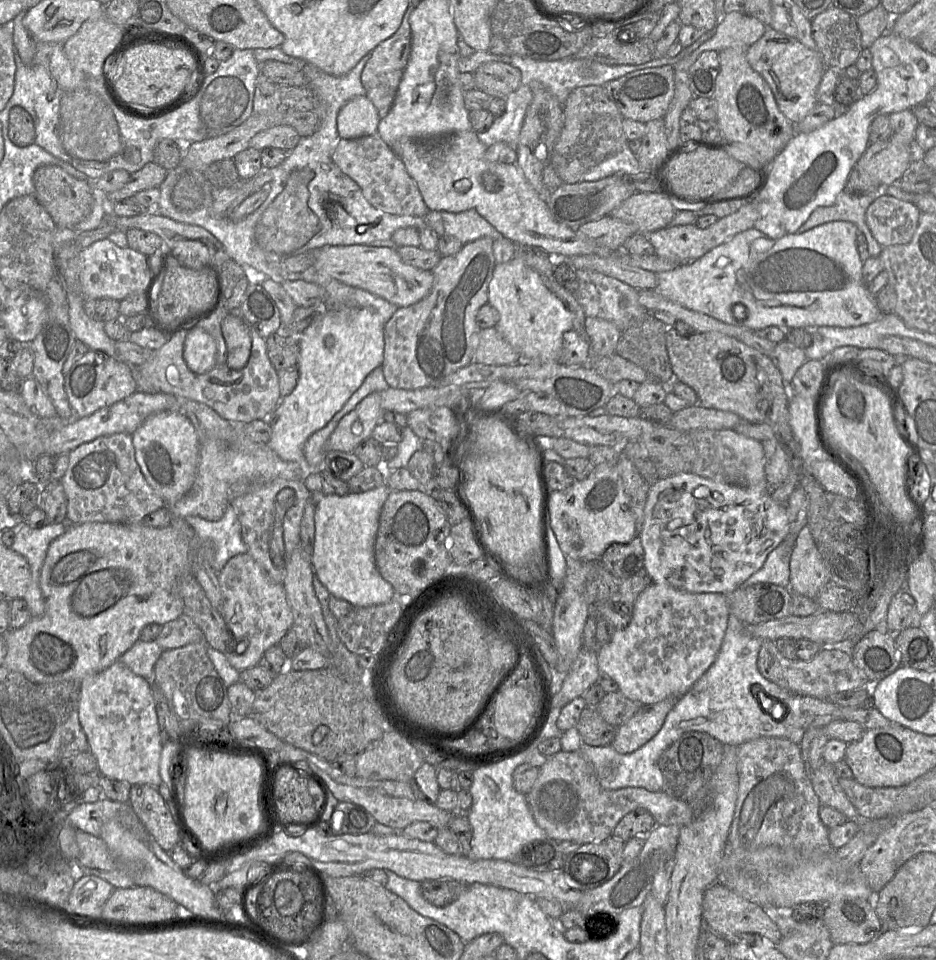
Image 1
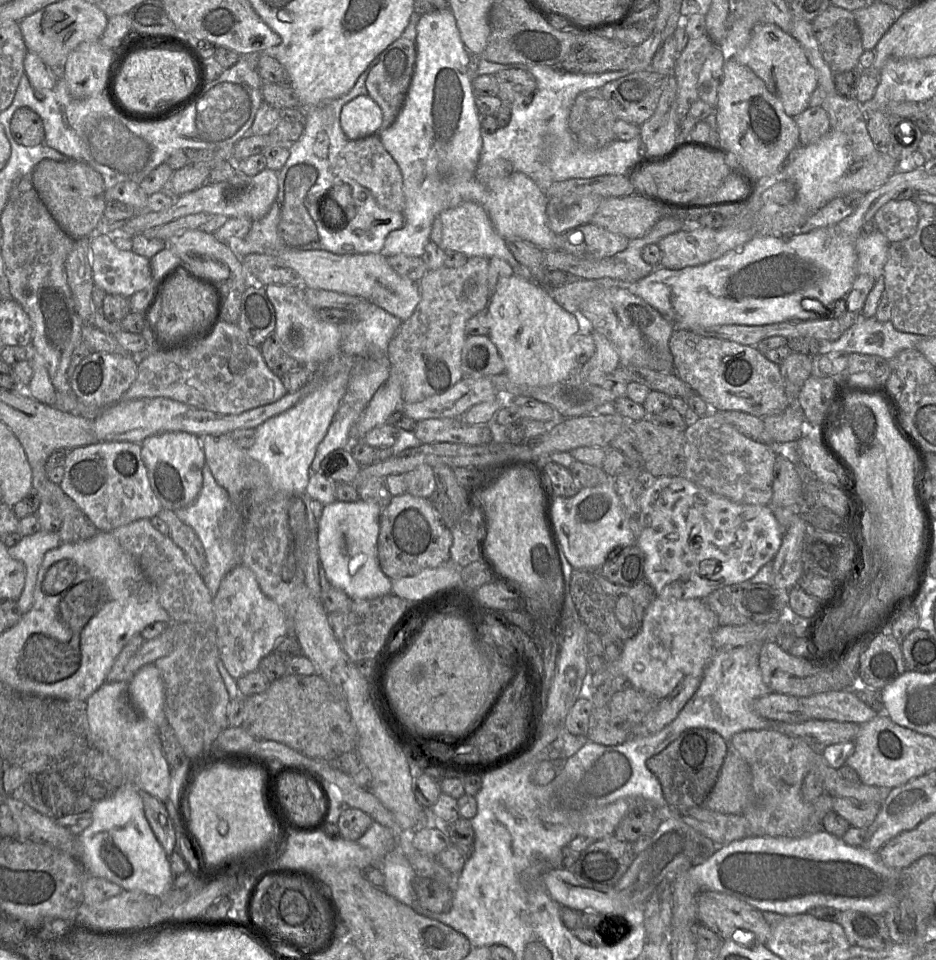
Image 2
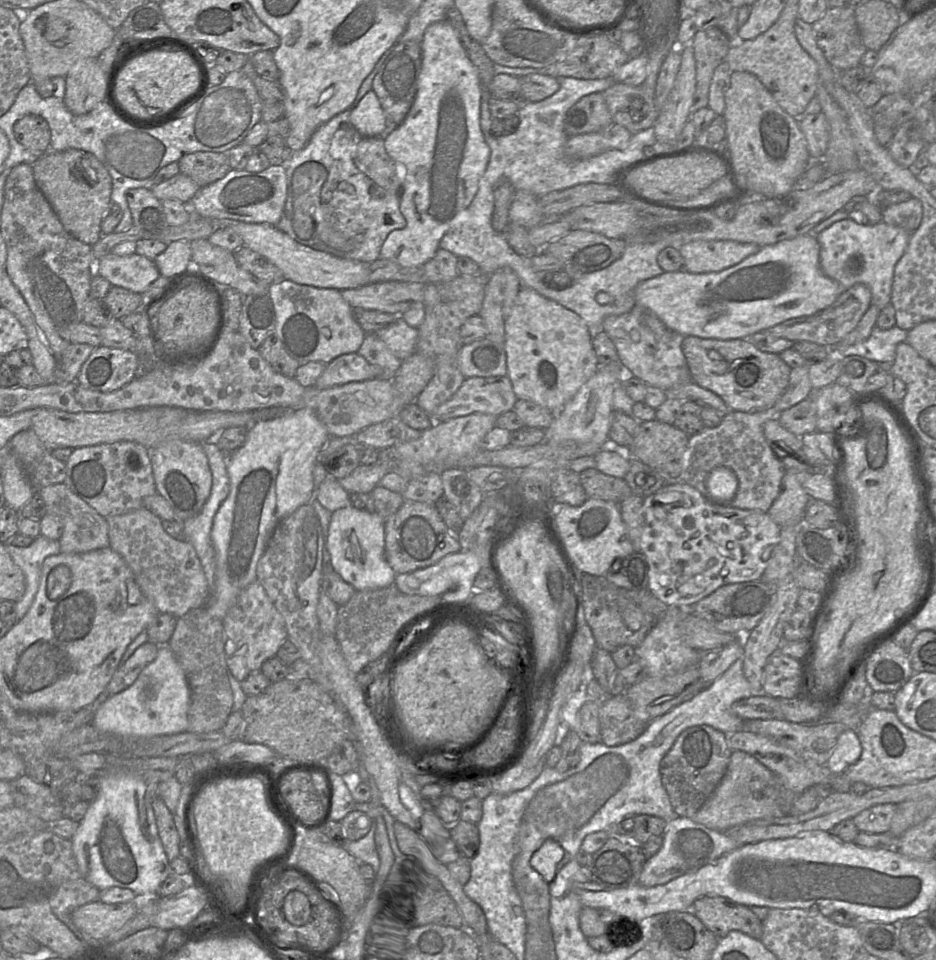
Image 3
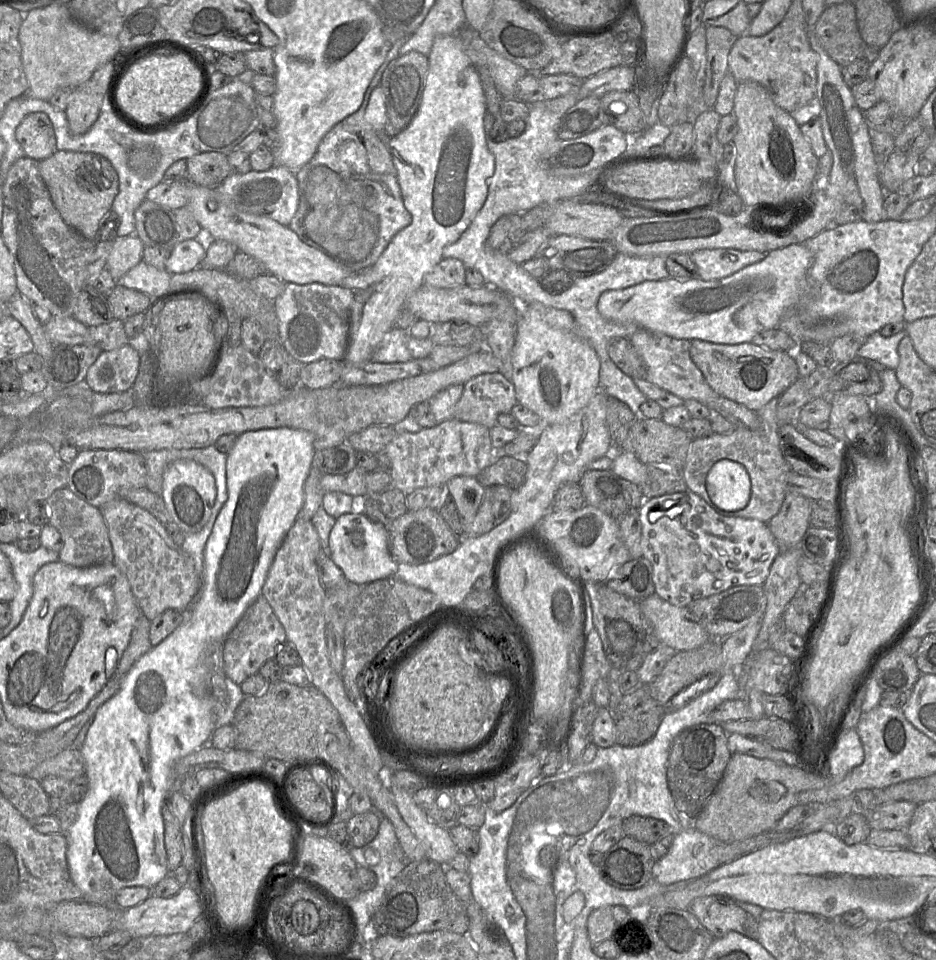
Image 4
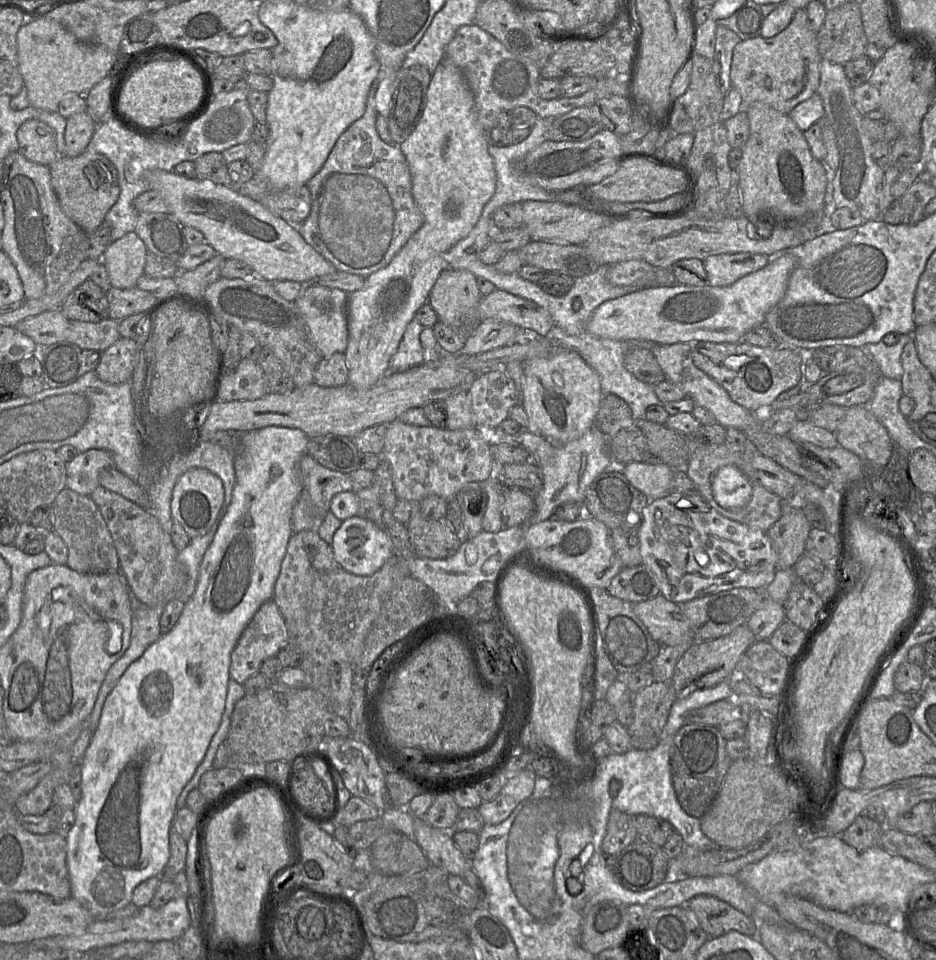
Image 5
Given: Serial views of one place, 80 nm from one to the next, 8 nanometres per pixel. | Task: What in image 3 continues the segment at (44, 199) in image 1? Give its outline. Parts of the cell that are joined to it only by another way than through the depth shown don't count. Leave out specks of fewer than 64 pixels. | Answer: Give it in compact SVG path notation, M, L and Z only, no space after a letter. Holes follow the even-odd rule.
M78 149L49 151L33 164L34 179L67 232L94 245L101 236L101 222L111 204L112 178L91 153Z

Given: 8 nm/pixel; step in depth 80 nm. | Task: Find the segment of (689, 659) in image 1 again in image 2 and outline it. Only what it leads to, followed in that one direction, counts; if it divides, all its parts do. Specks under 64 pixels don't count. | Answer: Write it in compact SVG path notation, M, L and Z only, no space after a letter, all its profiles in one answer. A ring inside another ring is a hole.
M655 599L647 607L641 628L632 638L623 642L623 650L619 658L607 662L607 672L610 675L624 675L632 687L662 700L668 696L677 685L688 676L700 676L715 653L713 634L719 627L717 615L710 609L704 599Z

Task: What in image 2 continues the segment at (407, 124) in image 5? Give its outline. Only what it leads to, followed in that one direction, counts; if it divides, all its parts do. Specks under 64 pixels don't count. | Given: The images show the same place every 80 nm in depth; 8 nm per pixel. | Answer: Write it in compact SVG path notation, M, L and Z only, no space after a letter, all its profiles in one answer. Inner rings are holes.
M414 10L401 36L379 54L377 63L371 68L366 78L367 95L378 104L382 111L382 124L378 135L397 118L411 84L417 57L416 24L418 19L419 16Z

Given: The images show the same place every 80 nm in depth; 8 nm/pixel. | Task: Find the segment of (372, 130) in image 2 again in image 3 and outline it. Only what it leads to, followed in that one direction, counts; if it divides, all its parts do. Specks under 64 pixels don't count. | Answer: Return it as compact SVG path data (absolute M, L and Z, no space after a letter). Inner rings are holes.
M370 90L351 108L350 121L362 136L379 136L385 126L385 114L376 93Z

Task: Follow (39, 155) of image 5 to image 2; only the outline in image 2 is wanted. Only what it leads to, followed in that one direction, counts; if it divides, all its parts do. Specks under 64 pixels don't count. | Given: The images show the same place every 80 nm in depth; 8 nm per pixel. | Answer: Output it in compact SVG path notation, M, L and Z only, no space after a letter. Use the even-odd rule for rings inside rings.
M27 107L18 108L11 119L10 130L14 140L23 146L44 144L45 130L41 117Z

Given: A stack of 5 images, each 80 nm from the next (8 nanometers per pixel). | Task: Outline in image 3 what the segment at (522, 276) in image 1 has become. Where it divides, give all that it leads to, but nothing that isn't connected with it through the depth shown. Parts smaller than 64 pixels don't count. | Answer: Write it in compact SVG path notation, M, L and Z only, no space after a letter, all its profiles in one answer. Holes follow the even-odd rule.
M521 286L505 319L502 344L507 375L518 399L559 412L598 370L599 362L583 319L533 289Z

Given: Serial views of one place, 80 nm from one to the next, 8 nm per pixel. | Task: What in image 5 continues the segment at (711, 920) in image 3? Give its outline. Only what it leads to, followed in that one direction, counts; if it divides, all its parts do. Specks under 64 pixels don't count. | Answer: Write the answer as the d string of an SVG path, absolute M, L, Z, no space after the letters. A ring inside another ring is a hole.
M698 895L685 906L709 937L719 937L729 931L738 931L752 937L756 931L754 920L729 903L710 895Z

